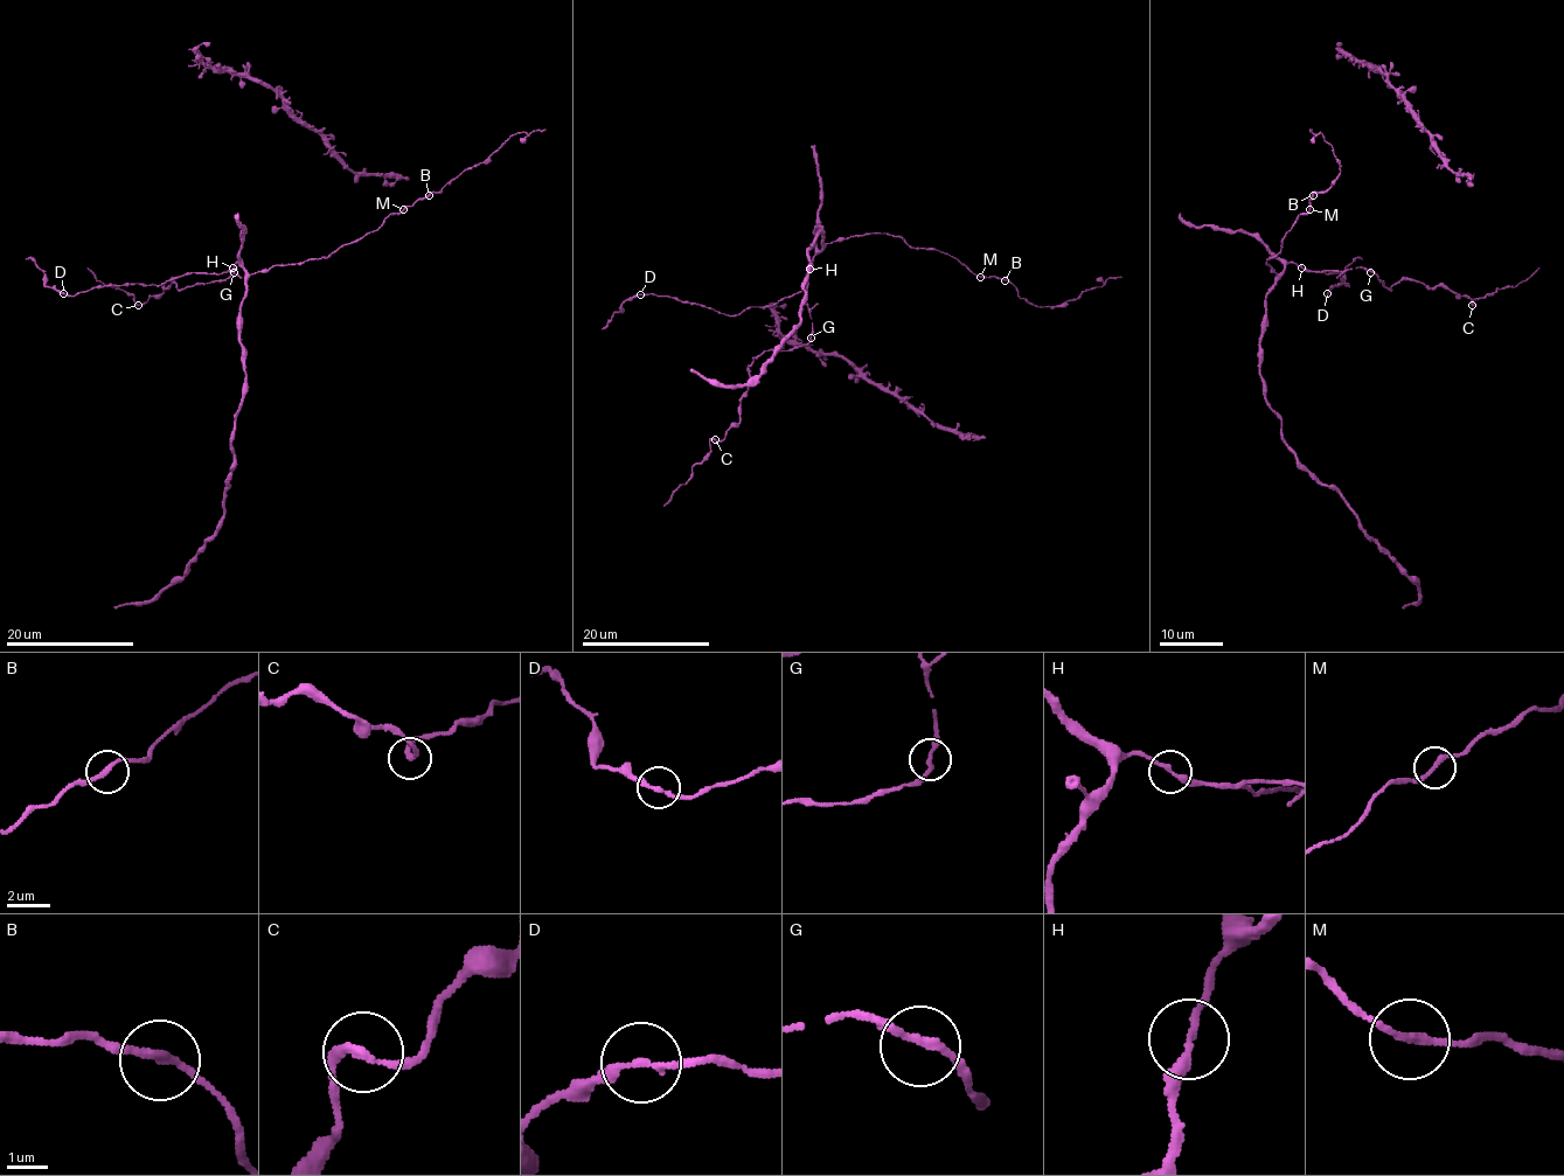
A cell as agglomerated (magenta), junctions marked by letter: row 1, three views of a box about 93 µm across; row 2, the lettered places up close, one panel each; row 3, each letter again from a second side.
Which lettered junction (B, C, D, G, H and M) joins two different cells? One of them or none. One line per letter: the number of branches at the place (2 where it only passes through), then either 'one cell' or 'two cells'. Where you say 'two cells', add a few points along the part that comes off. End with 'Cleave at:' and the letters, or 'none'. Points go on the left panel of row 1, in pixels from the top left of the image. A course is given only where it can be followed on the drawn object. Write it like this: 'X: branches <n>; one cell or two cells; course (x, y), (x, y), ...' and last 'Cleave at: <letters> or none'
B: branches 2; one cell
C: branches 2; one cell
D: branches 2; one cell
G: branches 2; one cell
H: branches 2; one cell
M: branches 2; one cell
Cleave at: none

